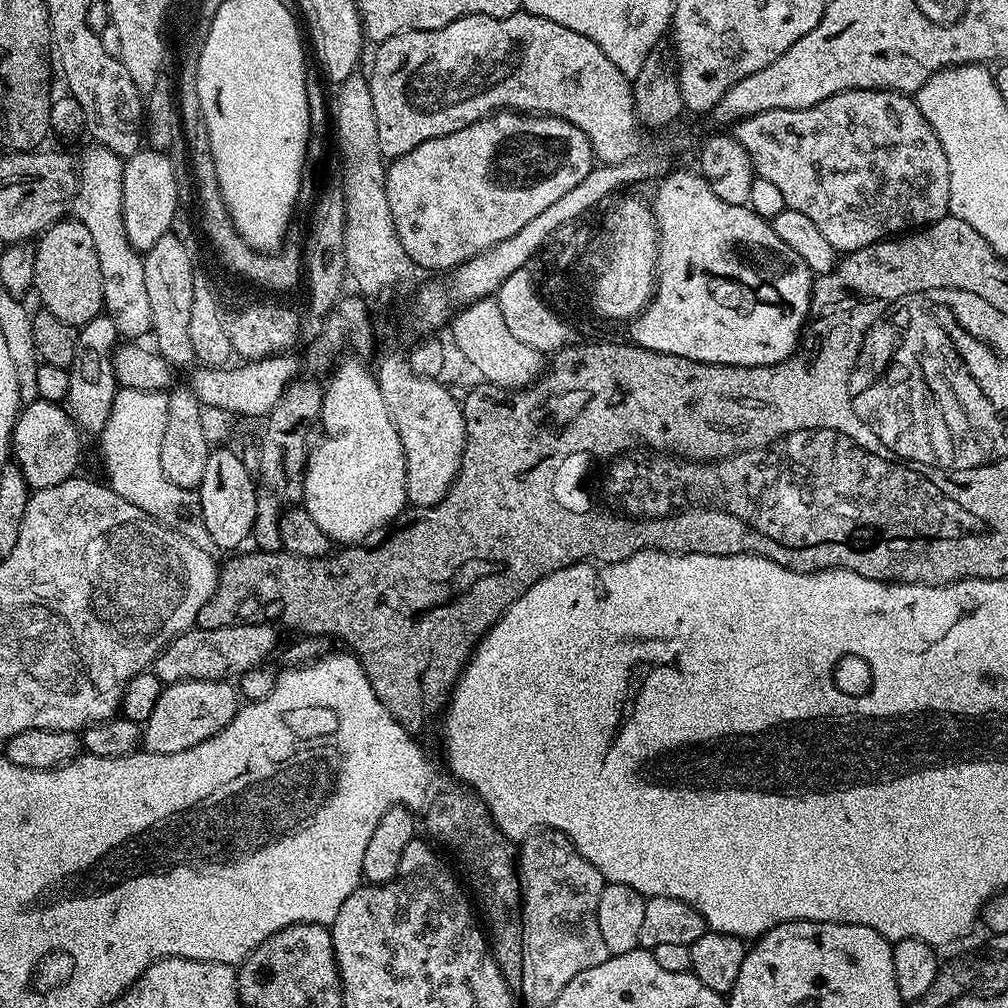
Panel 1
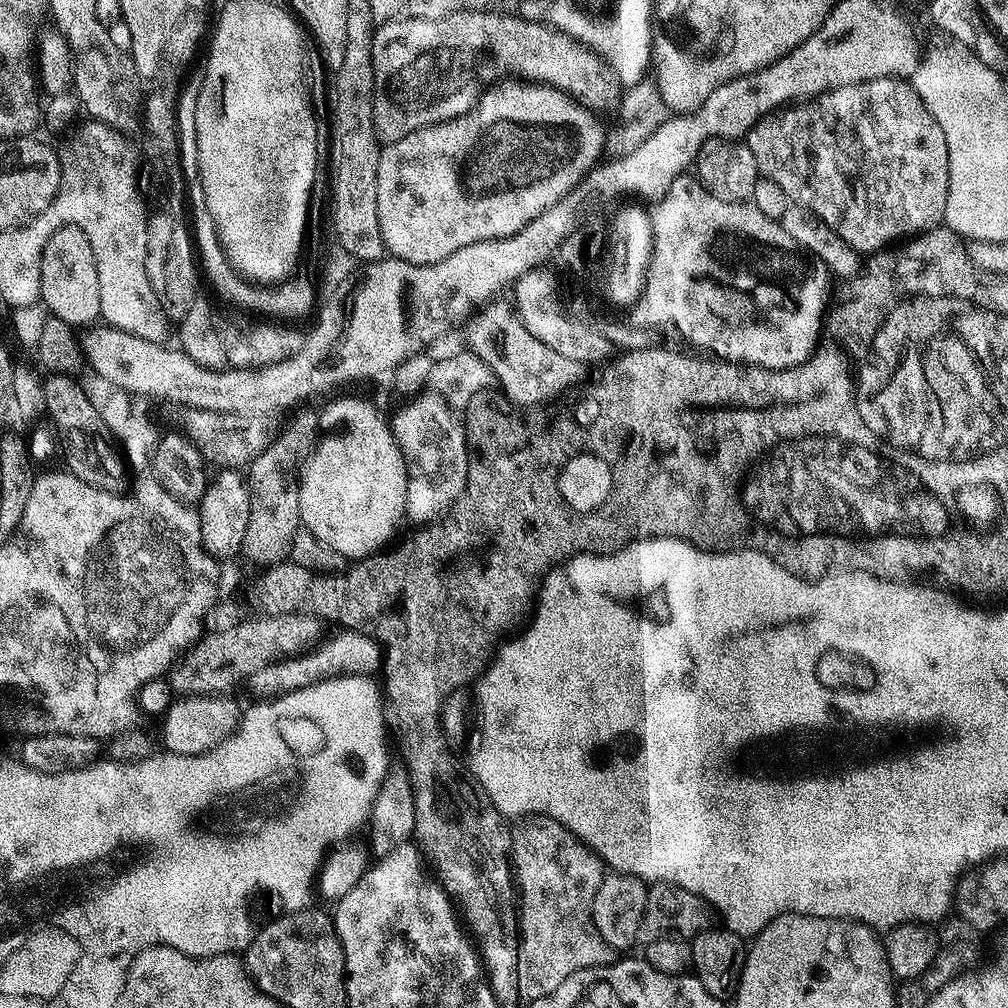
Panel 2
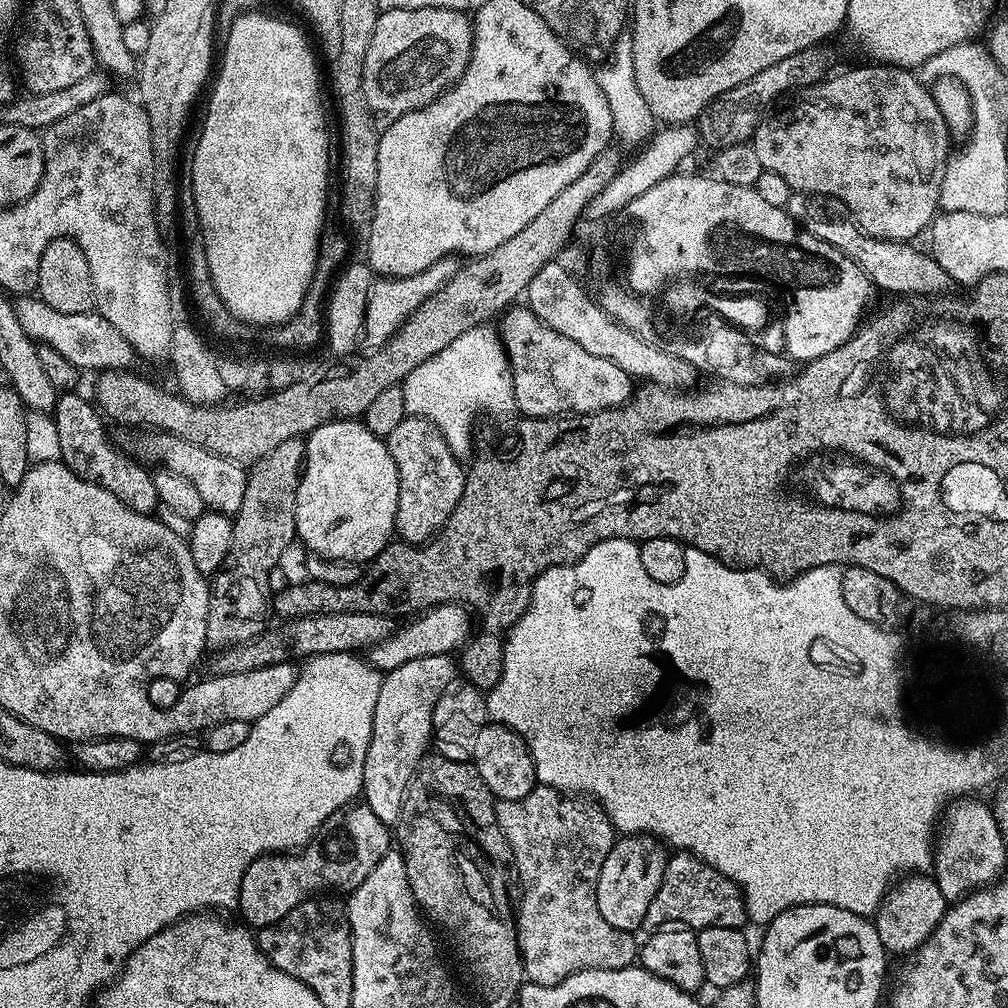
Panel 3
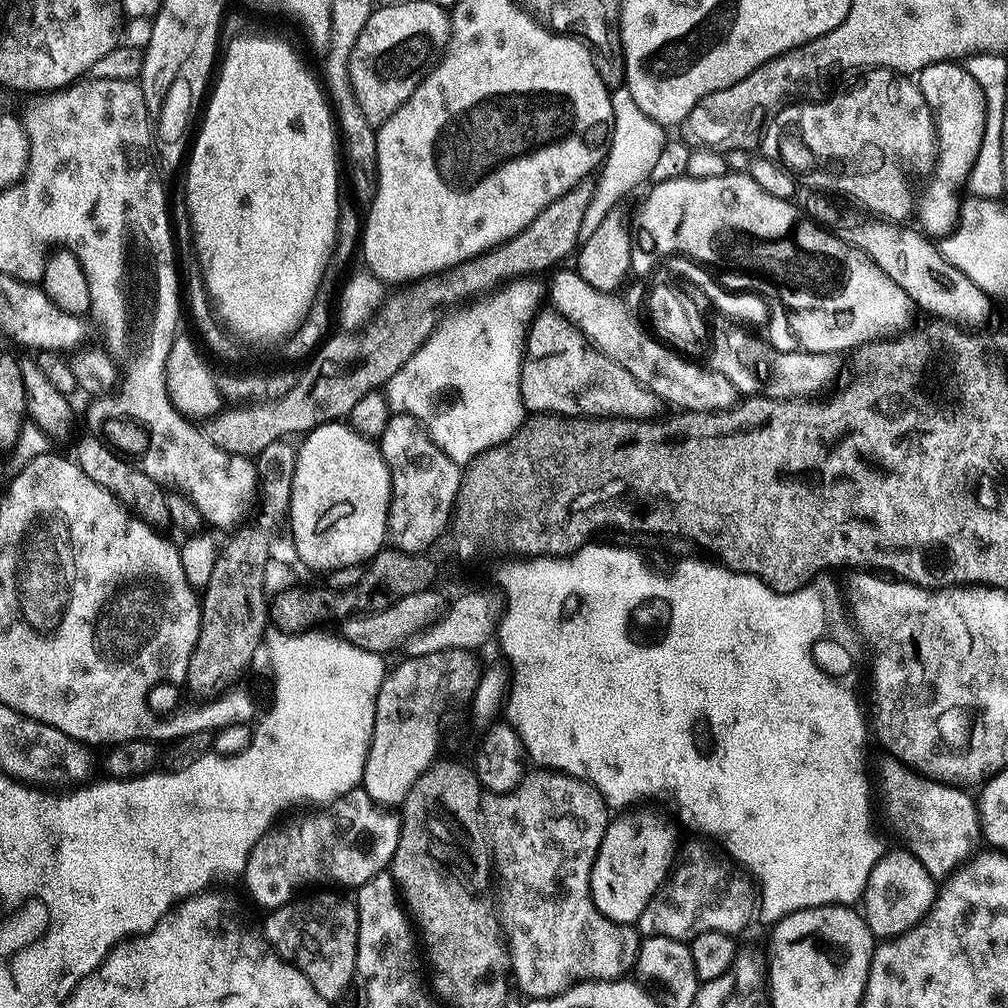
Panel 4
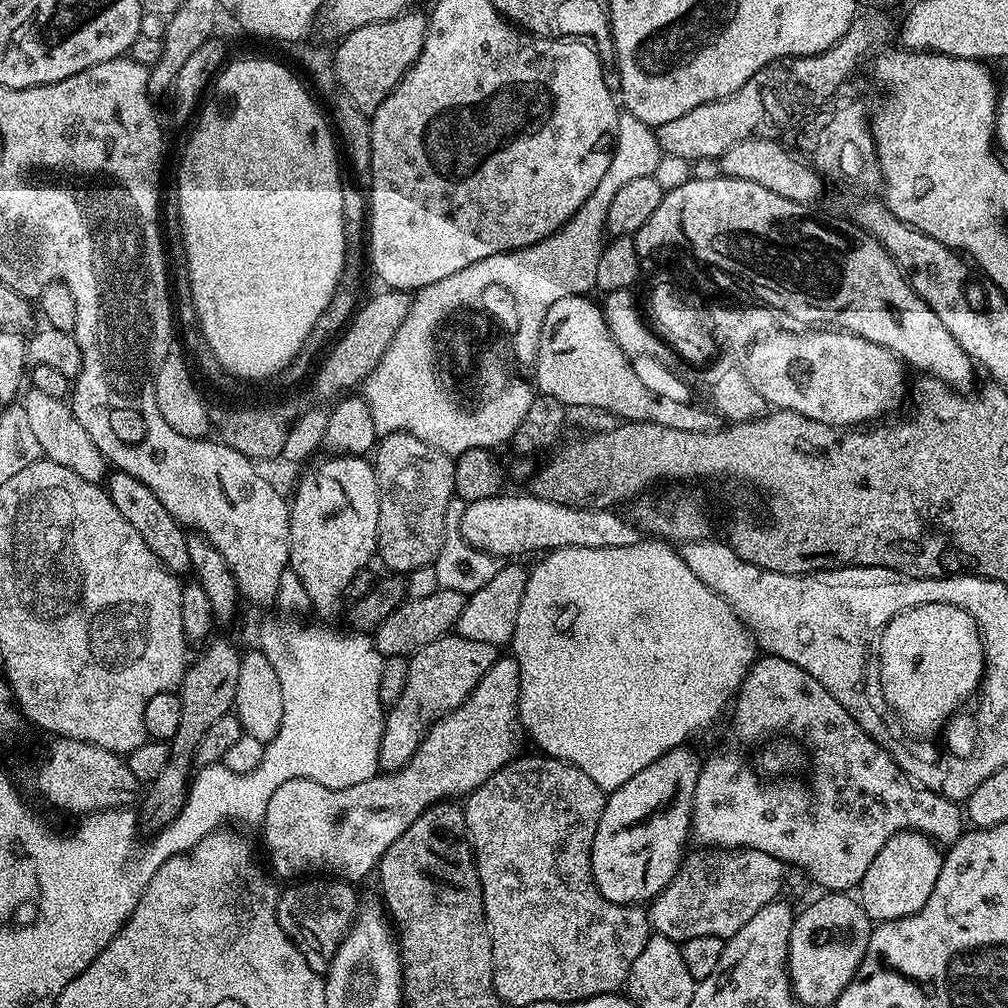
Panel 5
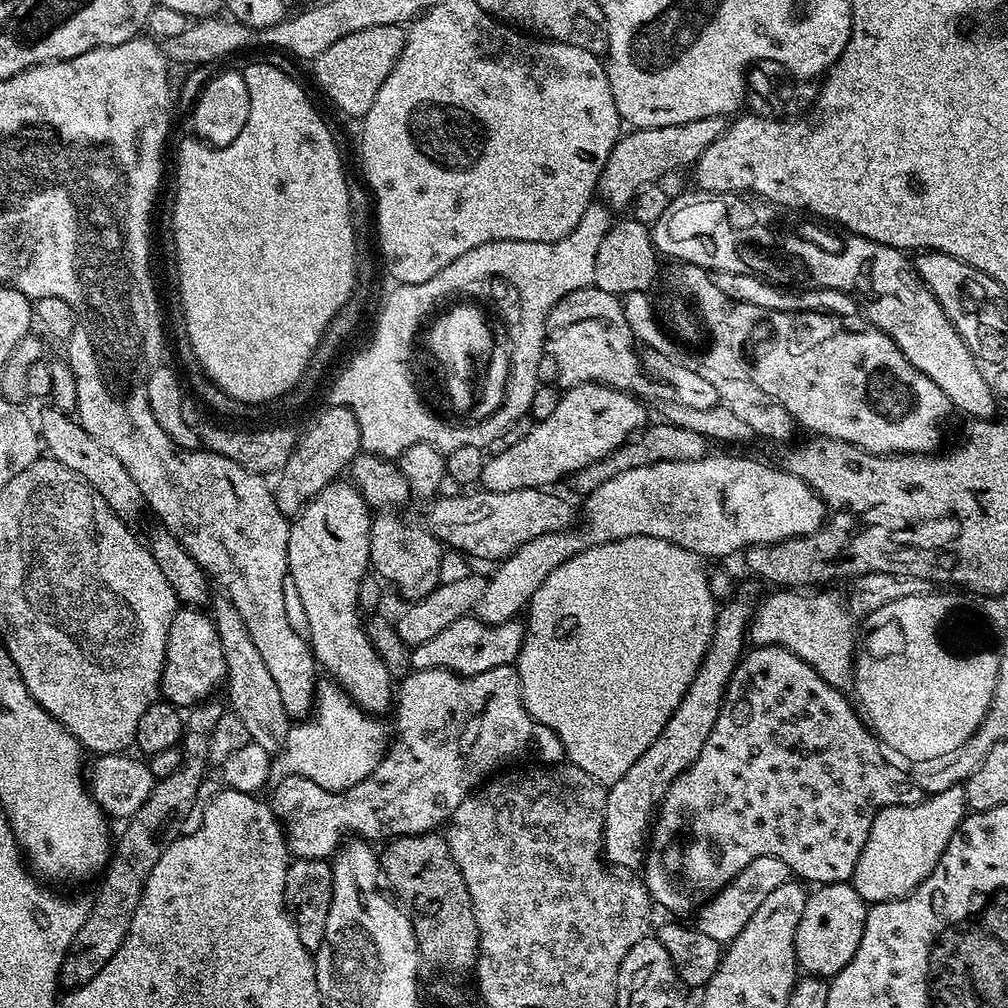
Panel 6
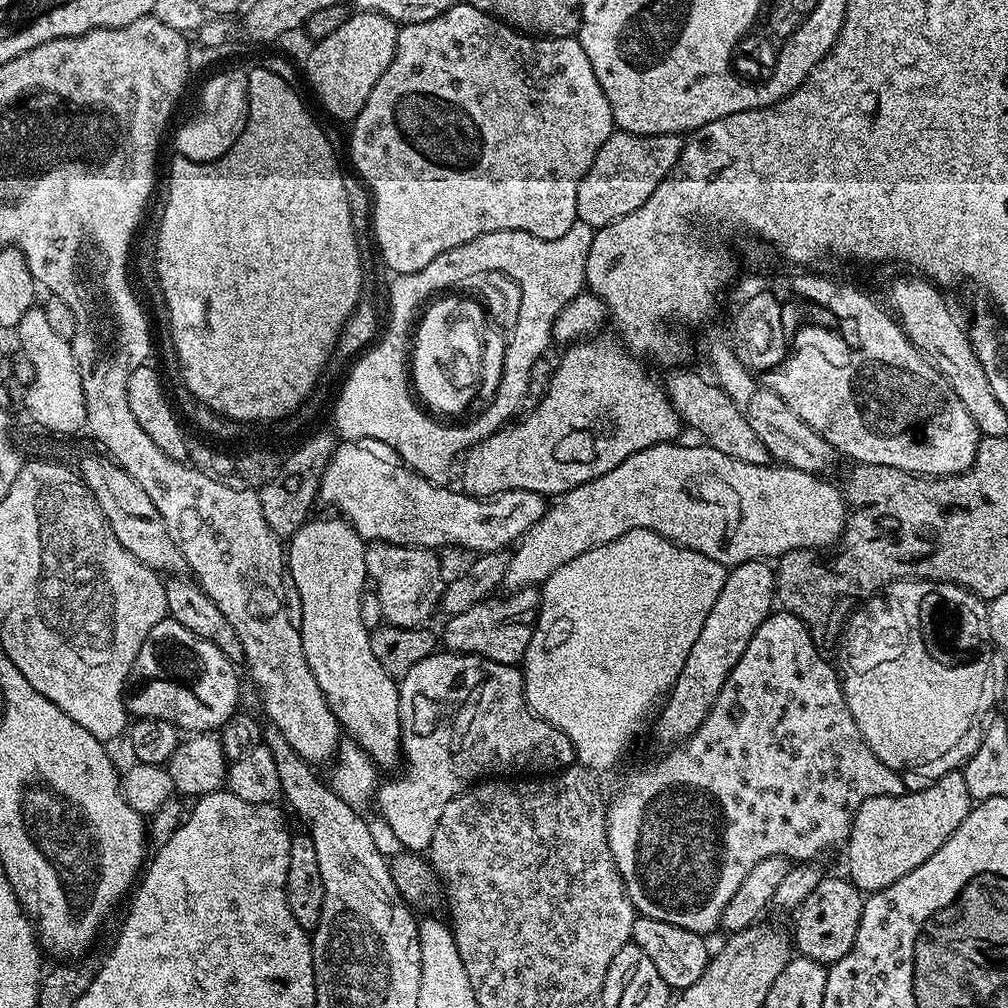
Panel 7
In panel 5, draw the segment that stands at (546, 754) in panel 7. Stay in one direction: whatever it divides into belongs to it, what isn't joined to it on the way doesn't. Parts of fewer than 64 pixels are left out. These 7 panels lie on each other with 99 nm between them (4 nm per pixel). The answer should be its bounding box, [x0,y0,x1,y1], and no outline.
[262,654,522,882]

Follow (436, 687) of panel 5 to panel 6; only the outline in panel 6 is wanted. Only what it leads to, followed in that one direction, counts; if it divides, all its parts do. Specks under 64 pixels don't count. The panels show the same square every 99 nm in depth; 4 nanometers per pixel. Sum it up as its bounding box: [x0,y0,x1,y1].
[412,614,525,676]

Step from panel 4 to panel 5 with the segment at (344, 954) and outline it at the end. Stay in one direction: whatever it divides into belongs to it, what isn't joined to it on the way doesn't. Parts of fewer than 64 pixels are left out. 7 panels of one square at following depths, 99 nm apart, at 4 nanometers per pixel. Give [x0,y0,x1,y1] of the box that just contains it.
[276,878,358,973]

